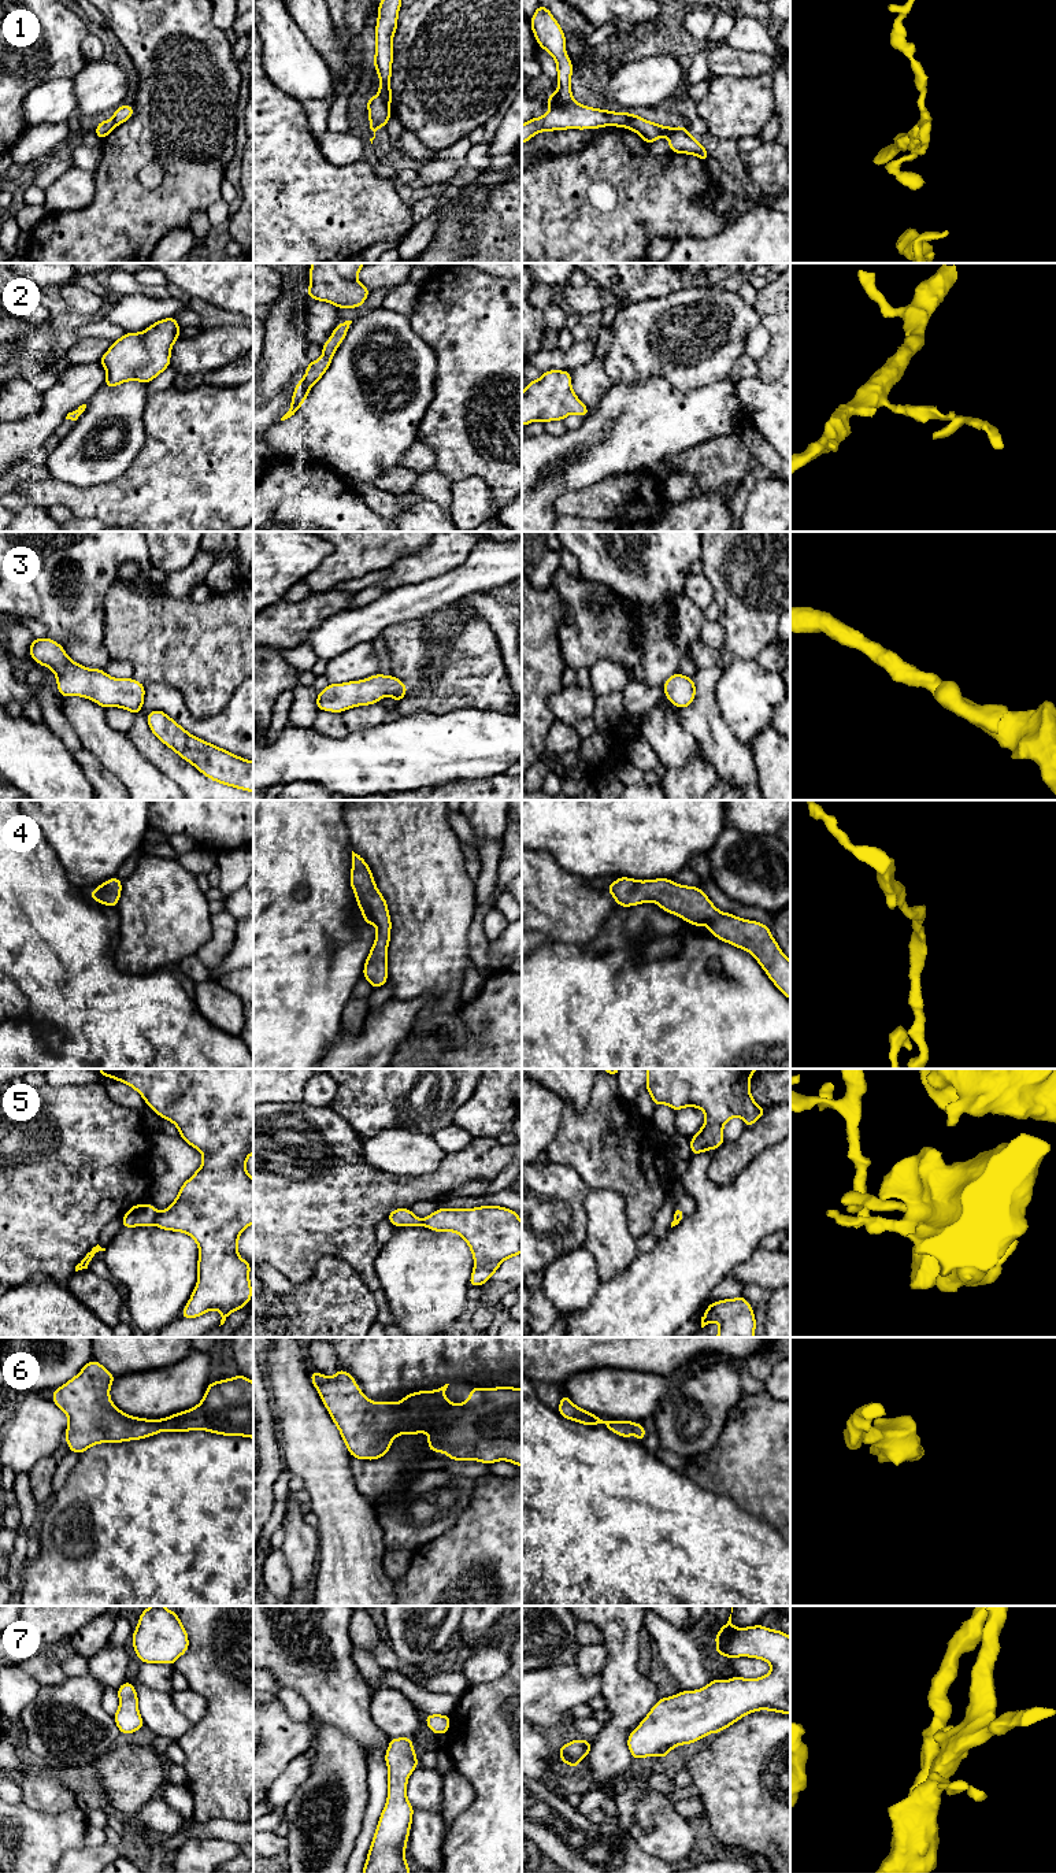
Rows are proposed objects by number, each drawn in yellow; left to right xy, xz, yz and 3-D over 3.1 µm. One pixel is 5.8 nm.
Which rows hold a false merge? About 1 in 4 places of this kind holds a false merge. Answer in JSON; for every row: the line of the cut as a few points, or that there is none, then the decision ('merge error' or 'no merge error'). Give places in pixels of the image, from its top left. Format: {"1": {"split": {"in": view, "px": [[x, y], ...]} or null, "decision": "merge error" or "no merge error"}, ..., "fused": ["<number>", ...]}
{"1": {"split": {"in": "yz", "px": [[633, 114], [623, 125]]}, "decision": "merge error"}, "2": {"split": null, "decision": "no merge error"}, "3": {"split": null, "decision": "no merge error"}, "4": {"split": null, "decision": "no merge error"}, "5": {"split": {"in": "xy", "px": [[159, 1214], [154, 1224]]}, "decision": "merge error"}, "6": {"split": null, "decision": "no merge error"}, "7": {"split": null, "decision": "no merge error"}, "fused": ["1", "5"]}

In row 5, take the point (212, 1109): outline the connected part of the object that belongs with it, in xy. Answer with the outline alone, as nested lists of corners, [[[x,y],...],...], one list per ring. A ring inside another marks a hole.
[[[97,1069],[136,1089],[144,1102],[162,1118],[173,1122],[179,1137],[203,1155],[201,1166],[186,1180],[175,1200],[156,1218],[163,1230],[184,1232],[199,1245],[197,1282],[179,1318],[197,1318],[214,1308],[221,1313],[221,1325],[252,1298],[251,1262],[238,1255],[238,1237],[253,1224],[253,1178],[247,1173],[247,1159],[253,1154],[253,1069]],[[219,1325],[219,1326],[221,1326]]]

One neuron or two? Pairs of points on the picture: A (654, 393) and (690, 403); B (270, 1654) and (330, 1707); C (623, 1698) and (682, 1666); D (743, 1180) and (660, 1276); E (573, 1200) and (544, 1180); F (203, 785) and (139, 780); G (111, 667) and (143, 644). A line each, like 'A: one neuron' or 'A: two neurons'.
A: one neuron
B: one neuron
C: two neurons
D: one neuron
E: one neuron
F: two neurons
G: two neurons

